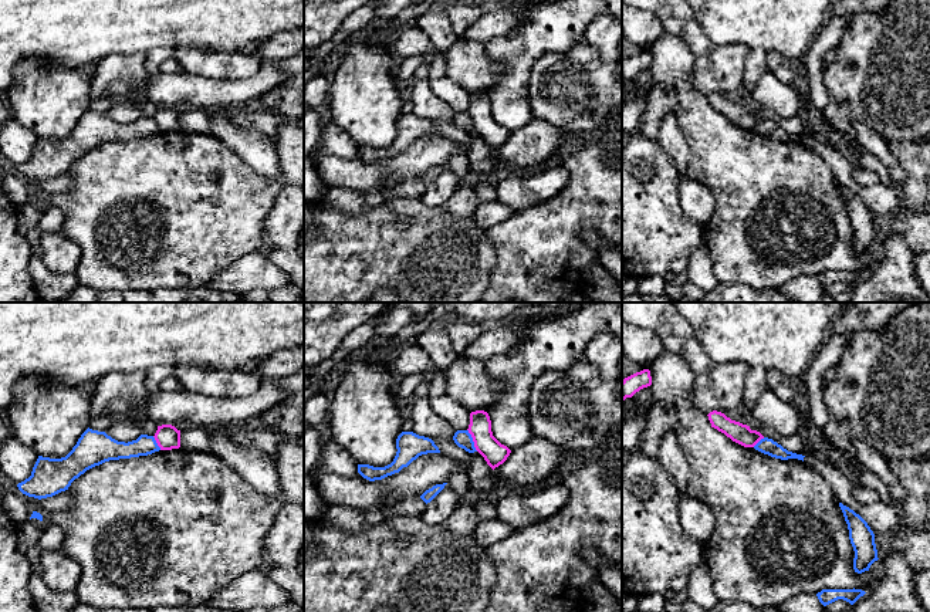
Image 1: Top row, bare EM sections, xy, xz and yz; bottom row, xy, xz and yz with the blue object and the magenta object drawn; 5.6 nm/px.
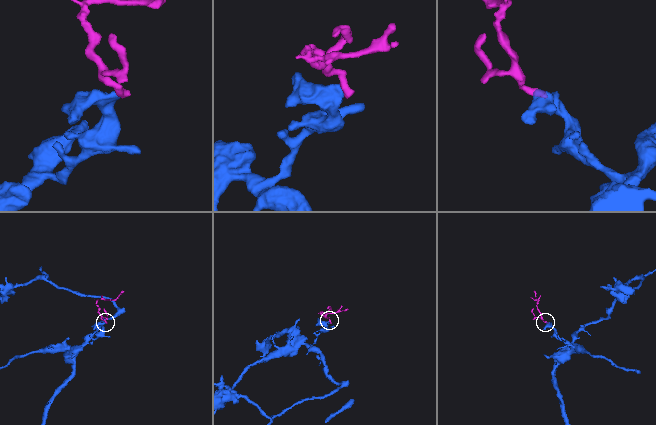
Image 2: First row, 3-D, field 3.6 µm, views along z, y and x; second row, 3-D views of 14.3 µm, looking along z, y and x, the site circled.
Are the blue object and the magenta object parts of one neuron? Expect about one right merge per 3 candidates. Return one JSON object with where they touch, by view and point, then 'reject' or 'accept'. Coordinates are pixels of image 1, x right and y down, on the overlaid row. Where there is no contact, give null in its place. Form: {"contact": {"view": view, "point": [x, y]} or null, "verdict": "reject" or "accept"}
{"contact": {"view": "xz", "point": [472, 440]}, "verdict": "reject"}

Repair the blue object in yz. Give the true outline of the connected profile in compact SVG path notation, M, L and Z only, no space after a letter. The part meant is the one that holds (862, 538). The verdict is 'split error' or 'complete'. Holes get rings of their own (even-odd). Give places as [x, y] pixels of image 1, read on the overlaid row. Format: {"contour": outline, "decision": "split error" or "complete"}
{"contour": "M839 503L849 530L849 540L855 551L853 569L858 574L869 571L870 565L877 561L875 534L868 523L849 507Z", "decision": "complete"}

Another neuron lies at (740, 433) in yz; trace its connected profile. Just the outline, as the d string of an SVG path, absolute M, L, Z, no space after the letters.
M713 410L707 416L711 423L711 427L724 433L733 442L744 447L754 447L761 439L764 439L760 432L751 430L747 425L731 420L721 412Z

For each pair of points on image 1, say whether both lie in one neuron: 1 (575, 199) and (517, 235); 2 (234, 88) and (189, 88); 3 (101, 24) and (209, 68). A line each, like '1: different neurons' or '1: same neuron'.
1: same neuron
2: same neuron
3: different neurons

